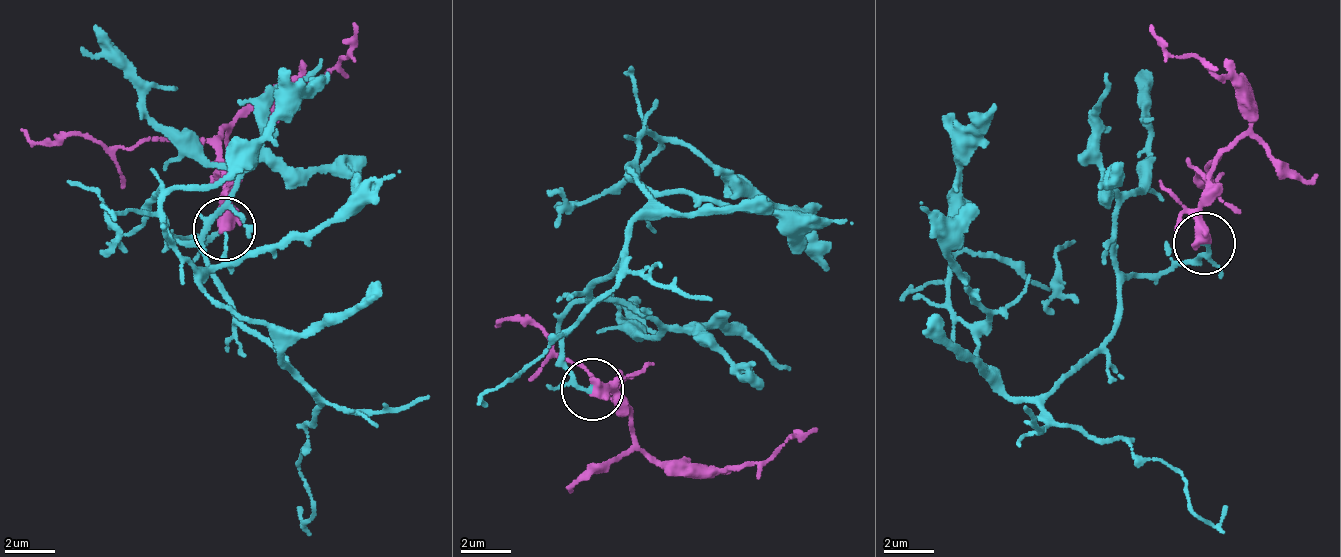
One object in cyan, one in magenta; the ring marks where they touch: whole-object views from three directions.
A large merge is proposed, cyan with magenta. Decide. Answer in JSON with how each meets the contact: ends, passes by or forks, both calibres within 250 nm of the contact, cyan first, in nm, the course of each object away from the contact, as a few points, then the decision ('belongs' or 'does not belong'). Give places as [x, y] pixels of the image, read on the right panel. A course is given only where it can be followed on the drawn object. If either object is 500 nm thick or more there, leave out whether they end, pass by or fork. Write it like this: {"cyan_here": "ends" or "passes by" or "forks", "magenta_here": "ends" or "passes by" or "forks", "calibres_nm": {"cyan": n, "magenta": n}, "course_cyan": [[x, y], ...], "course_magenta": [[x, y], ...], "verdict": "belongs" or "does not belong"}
{"calibres_nm": {"cyan": 120, "magenta": 550}, "course_cyan": [[1202, 241], [1202, 257], [1120, 288], [1105, 344], [1061, 380], [1005, 394], [949, 300], [941, 247], [994, 101]], "course_magenta": [[1202, 241], [1211, 161], [1238, 136], [1253, 114], [1239, 111], [1231, 82], [1204, 69], [1149, 23]], "verdict": "belongs"}

